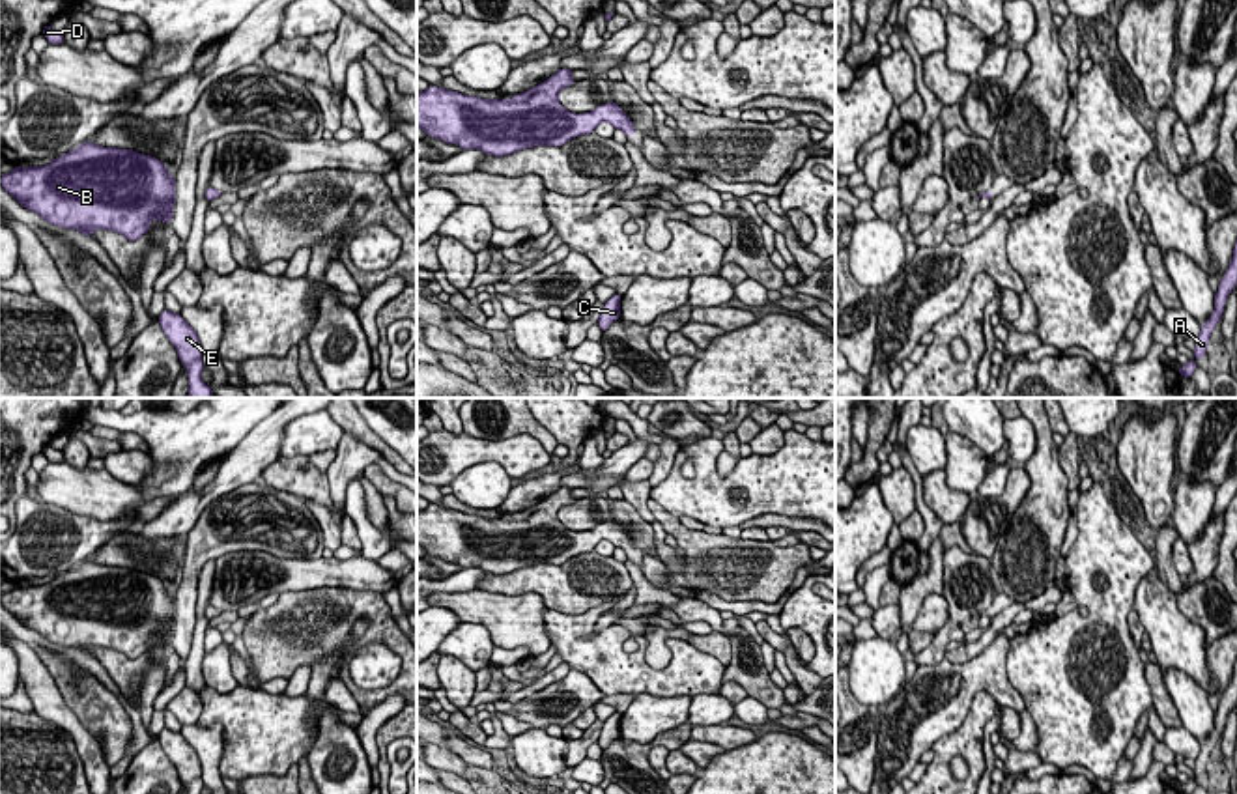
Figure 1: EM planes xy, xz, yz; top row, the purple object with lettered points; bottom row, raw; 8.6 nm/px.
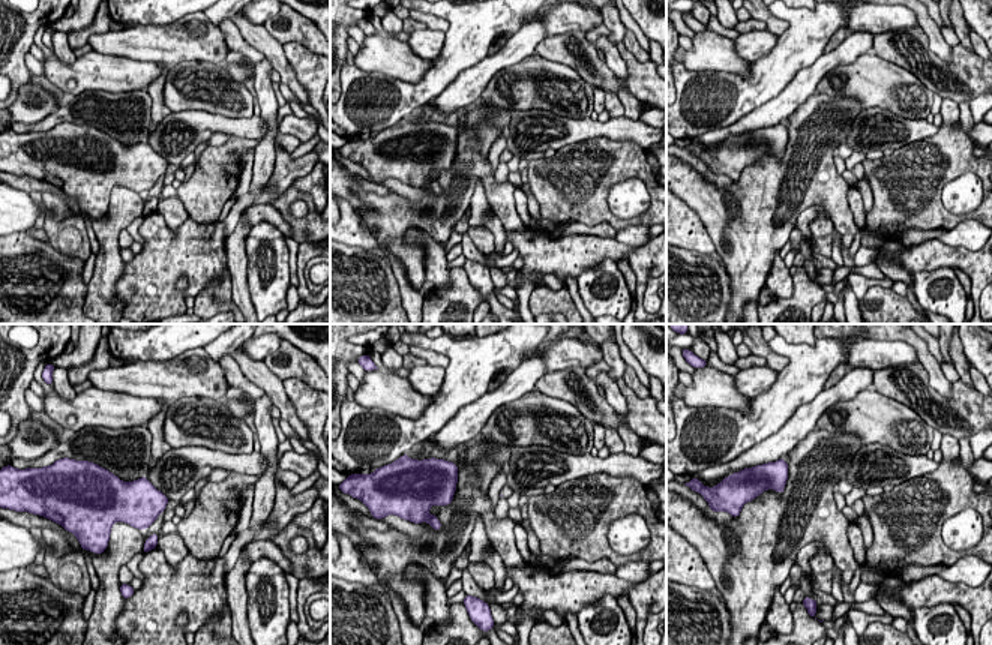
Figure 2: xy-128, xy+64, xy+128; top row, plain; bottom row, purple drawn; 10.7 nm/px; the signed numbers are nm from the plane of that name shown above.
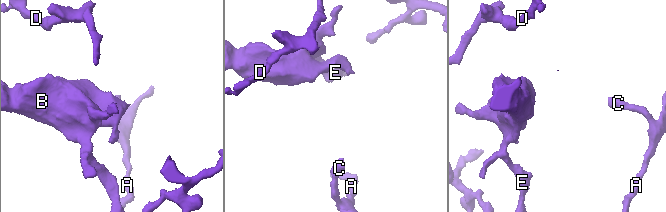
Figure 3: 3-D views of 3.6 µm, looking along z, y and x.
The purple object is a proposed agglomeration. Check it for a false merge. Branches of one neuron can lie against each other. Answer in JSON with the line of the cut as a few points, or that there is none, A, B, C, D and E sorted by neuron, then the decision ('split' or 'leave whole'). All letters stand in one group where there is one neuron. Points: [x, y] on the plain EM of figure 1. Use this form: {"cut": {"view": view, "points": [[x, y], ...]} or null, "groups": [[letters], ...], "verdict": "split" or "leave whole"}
{"cut": null, "groups": [["A", "B", "C", "D", "E"]], "verdict": "leave whole"}

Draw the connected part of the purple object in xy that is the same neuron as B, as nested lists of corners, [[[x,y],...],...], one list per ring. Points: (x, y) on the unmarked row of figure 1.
[[[90,559],[45,585],[15,583],[13,590],[0,594],[0,602],[22,626],[49,643],[78,648],[90,656],[93,648],[108,648],[136,659],[148,652],[153,637],[170,643],[176,622],[176,596],[163,579],[133,568],[103,566]]]

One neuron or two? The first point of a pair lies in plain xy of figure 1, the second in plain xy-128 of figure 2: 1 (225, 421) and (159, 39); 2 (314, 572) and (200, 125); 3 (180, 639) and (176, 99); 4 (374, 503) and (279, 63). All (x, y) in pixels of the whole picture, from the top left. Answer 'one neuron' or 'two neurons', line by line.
1: two neurons
2: one neuron
3: one neuron
4: one neuron

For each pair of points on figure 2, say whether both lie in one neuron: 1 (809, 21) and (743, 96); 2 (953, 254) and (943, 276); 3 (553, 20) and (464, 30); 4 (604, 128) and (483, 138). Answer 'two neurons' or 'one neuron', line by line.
1: one neuron
2: two neurons
3: two neurons
4: two neurons

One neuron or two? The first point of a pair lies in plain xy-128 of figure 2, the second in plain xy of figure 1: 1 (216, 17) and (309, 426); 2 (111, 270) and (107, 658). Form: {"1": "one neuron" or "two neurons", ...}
{"1": "two neurons", "2": "one neuron"}

